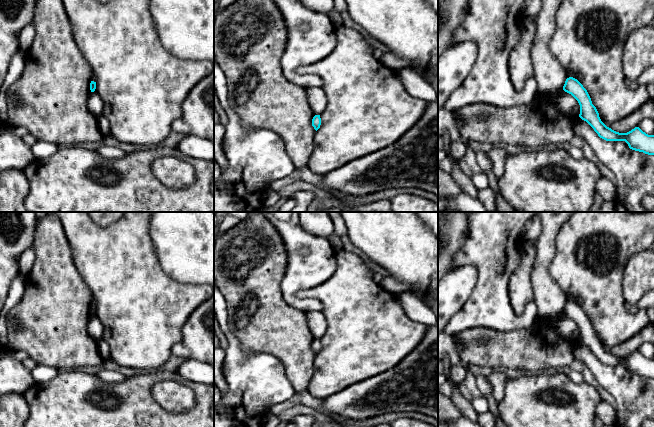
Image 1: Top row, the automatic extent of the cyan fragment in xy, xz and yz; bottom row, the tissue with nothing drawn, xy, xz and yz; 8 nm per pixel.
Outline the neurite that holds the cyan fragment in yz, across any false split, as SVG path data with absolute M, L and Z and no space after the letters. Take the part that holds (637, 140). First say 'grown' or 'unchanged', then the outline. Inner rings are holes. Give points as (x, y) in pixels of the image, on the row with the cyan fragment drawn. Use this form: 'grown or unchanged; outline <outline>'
unchanged; outline M567 78L563 90L578 101L580 105L579 117L586 121L600 138L606 141L625 141L632 150L654 155L654 135L646 134L639 127L635 127L627 133L619 133L607 127L601 121L587 90L577 79Z

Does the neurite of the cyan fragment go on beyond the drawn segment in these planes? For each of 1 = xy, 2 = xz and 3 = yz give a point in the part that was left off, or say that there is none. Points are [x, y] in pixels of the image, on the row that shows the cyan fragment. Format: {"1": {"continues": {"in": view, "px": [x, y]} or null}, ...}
{"1": {"continues": null}, "2": {"continues": null}, "3": {"continues": null}}

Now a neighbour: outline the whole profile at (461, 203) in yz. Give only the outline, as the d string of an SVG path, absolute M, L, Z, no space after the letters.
M460 193L454 196L438 195L438 212L487 212L479 198Z

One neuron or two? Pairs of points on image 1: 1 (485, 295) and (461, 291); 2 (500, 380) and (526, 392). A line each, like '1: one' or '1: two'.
1: two
2: two

